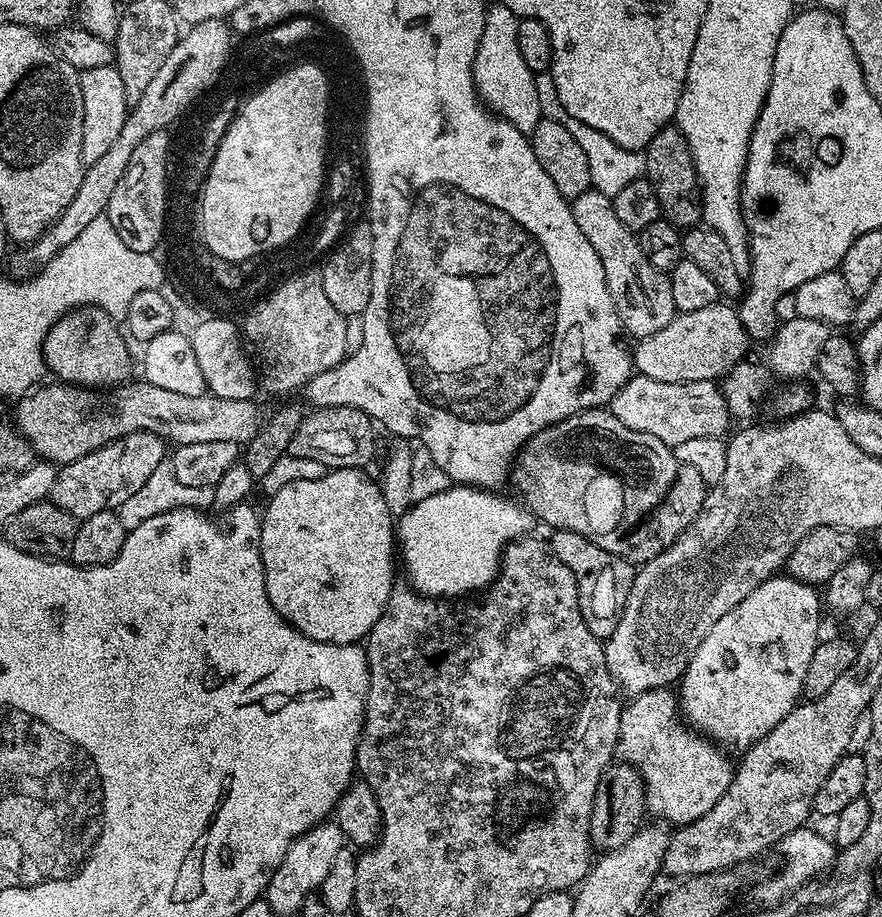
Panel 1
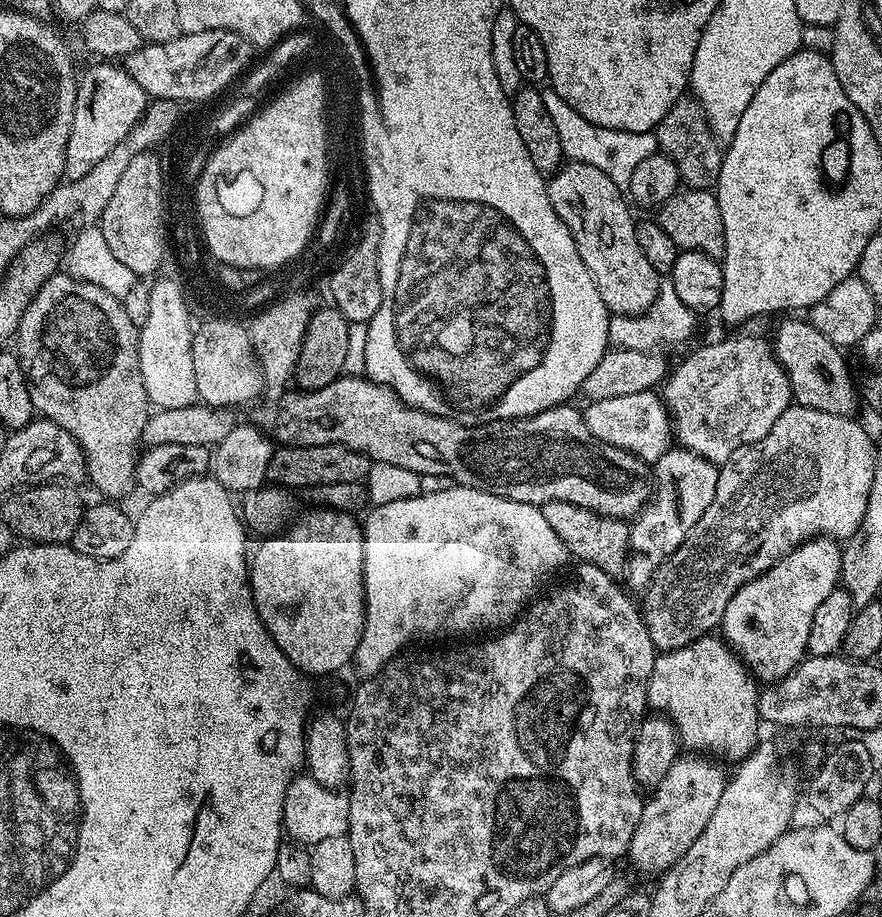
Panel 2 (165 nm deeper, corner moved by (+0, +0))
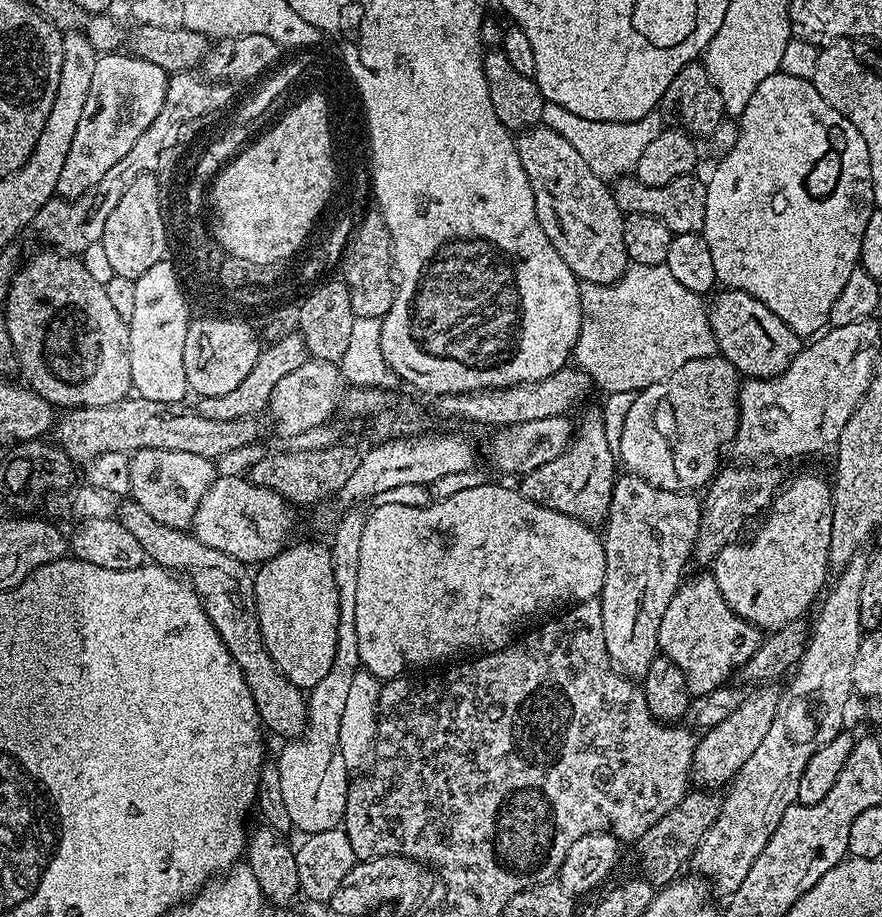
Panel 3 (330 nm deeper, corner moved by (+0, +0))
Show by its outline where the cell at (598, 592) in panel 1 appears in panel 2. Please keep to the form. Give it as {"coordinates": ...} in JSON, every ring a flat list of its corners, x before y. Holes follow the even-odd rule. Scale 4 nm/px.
{"coordinates":[[549,502,543,505,542,511,546,523,554,530,554,534,558,534,558,538,562,538,569,553,577,556,577,561,598,566,598,570,609,572,614,578,623,573,628,563,629,525,625,521,574,506,570,502]]}

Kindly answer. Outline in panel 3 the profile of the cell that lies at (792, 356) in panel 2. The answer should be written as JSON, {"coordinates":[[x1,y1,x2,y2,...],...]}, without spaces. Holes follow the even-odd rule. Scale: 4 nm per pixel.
{"coordinates":[[737,288,717,291,712,298,707,311,719,355,731,362,741,377,770,380,774,376,781,376,800,351,802,337,790,330,790,326,786,326,786,322,782,322,774,310]]}

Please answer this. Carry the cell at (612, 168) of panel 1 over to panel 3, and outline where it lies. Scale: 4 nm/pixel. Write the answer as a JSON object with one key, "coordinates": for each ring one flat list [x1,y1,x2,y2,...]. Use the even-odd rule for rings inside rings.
{"coordinates":[[545,103,543,127,554,130,554,134,562,134,574,150,594,170,594,174,605,178,619,178,635,173,638,166,638,158,646,151,646,146,658,138,658,134,666,127,665,117,659,111,646,114,646,118,634,122,594,122,590,118,582,118,579,114,573,114,571,110,565,110,563,106]]}

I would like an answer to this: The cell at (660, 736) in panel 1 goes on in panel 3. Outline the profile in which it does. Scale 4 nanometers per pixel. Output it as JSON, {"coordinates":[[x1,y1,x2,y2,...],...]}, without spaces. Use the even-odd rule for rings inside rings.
{"coordinates":[[711,574,685,579,679,590,670,598,670,606,666,606,666,614,662,614,662,626,658,630,658,648,668,656,684,672,686,686,692,696,704,696,716,688,723,688,734,673,741,669,746,661,759,650,762,641,761,629,746,622,722,598,722,590,718,590,718,582]]}

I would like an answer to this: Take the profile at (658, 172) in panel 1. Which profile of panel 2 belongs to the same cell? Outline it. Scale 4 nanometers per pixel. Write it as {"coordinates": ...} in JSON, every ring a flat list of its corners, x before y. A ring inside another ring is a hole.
{"coordinates":[[681,98,670,106,666,118,654,129,659,151,669,156,678,168,684,188,711,189,716,183,724,161,722,145,714,138,704,117,702,106,695,98]]}

